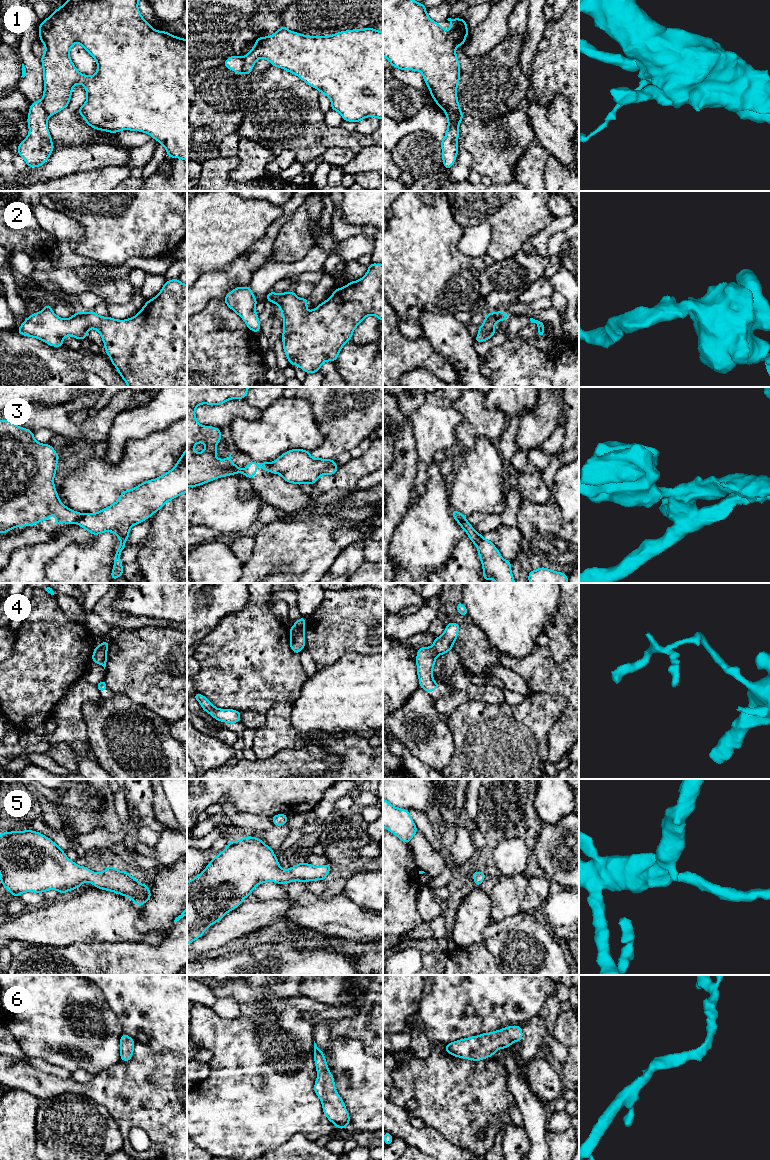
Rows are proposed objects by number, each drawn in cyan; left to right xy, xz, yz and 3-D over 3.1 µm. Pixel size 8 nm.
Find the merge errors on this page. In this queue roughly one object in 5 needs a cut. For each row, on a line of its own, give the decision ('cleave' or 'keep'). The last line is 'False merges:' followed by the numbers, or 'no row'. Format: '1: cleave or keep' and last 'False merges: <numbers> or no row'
1: cleave
2: keep
3: cleave
4: cleave
5: keep
6: keep
False merges: 1, 3, 4

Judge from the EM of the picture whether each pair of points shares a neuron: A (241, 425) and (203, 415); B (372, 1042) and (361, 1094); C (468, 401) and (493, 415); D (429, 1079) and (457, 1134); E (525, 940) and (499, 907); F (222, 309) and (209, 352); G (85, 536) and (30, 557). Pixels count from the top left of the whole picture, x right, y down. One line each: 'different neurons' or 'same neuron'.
A: different neurons
B: different neurons
C: same neuron
D: same neuron
E: different neurons
F: same neuron
G: same neuron

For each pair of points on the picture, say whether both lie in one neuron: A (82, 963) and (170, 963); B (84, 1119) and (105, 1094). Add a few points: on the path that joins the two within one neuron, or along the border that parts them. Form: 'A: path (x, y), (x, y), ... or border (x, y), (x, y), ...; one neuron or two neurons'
A: path (104, 962), (121, 954), (130, 963), (148, 963); one neuron
B: border (76, 1094), (89, 1097), (101, 1104), (114, 1120); two neurons

